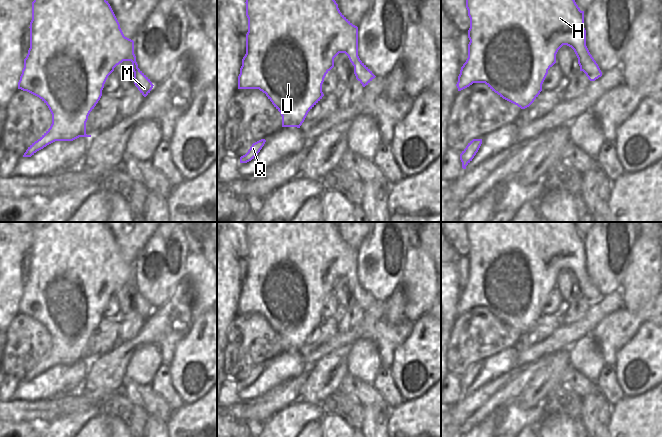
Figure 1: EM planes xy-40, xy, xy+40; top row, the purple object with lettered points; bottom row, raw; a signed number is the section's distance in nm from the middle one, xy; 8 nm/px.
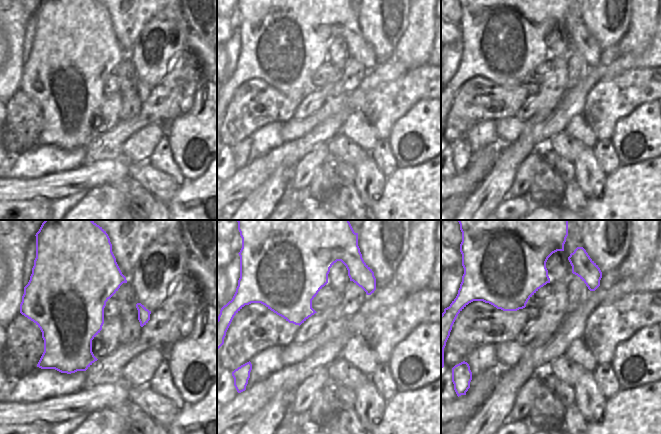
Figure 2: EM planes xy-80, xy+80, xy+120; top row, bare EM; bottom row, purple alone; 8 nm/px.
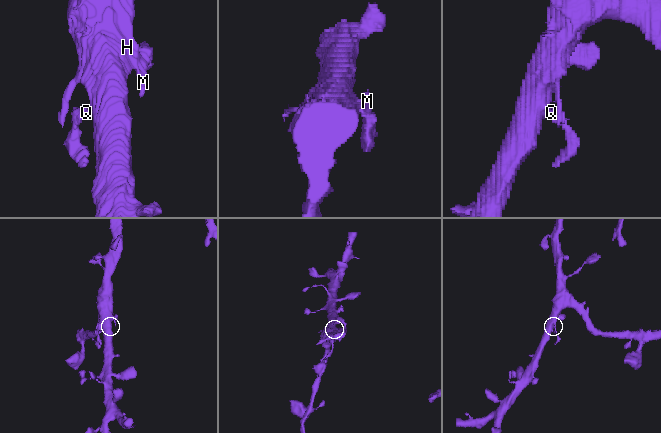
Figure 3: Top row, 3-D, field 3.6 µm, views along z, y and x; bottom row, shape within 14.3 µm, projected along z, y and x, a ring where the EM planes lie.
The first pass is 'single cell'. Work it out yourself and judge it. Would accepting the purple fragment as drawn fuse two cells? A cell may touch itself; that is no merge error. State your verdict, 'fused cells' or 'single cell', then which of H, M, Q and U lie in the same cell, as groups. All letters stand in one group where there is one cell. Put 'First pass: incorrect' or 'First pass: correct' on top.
First pass: correct
single cell; groups H M Q U

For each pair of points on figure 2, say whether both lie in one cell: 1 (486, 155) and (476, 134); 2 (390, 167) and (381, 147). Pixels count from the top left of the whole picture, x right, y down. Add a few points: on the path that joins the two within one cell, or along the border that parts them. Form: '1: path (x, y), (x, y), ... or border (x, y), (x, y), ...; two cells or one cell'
1: border (498, 140), (472, 153); two cells
2: path (386, 162), (382, 152); one cell

